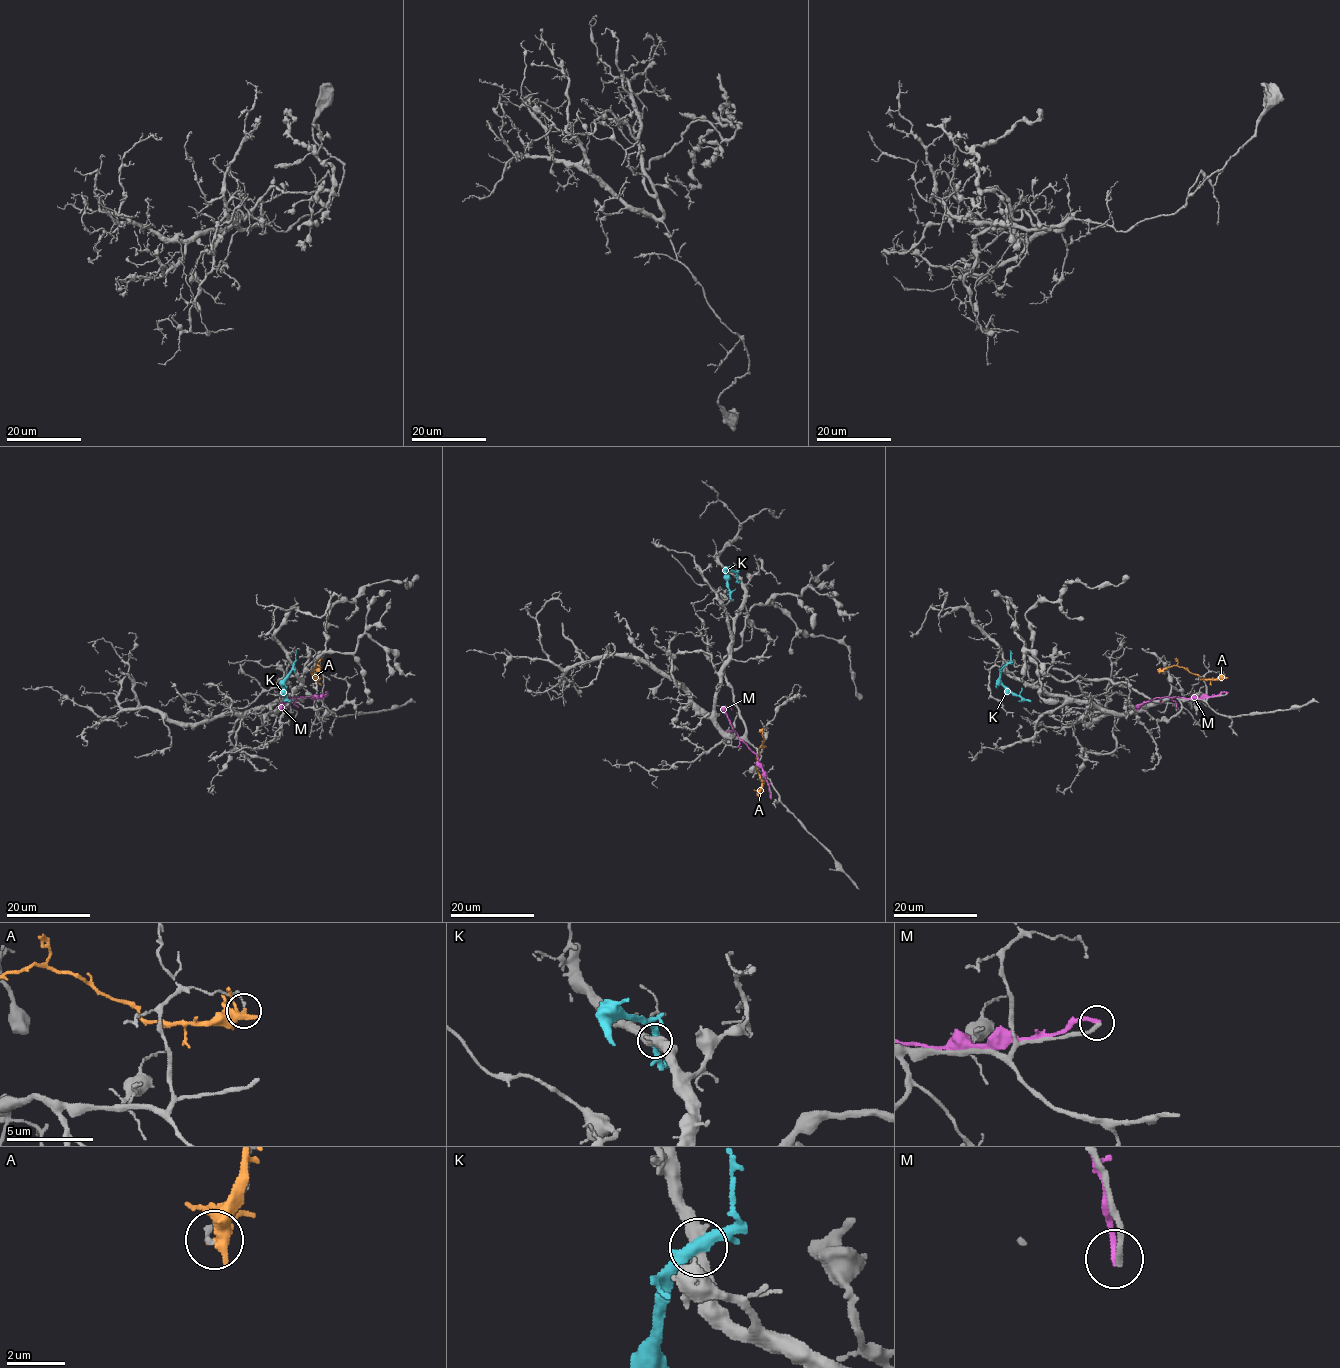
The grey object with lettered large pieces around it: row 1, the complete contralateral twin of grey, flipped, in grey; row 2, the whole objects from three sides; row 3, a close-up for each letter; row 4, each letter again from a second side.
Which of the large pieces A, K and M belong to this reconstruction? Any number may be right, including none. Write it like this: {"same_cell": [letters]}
{"same_cell": []}

